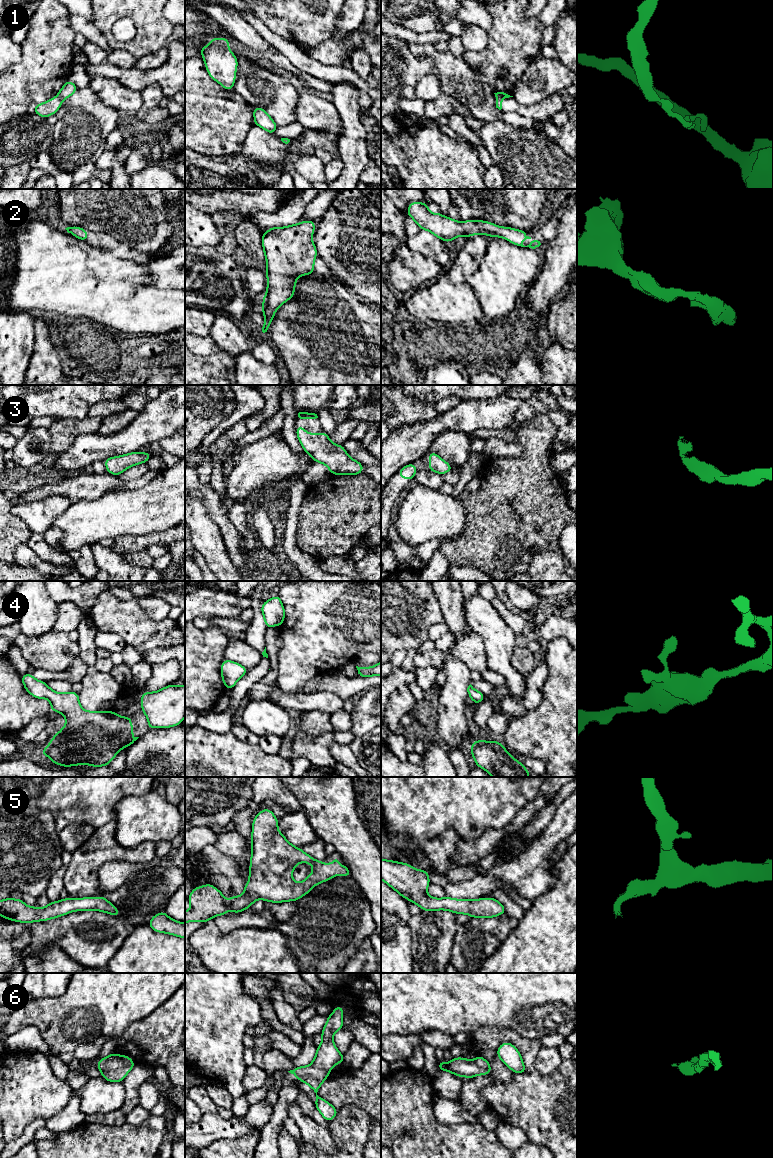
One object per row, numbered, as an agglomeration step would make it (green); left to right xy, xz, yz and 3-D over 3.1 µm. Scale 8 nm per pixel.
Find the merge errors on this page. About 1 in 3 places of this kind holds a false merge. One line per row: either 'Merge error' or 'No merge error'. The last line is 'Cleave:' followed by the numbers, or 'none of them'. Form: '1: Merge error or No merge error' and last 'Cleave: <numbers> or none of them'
1: Merge error
2: No merge error
3: No merge error
4: No merge error
5: No merge error
6: No merge error
Cleave: 1

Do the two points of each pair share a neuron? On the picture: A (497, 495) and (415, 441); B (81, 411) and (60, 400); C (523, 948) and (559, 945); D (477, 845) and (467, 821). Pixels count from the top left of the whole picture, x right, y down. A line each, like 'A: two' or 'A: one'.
A: two
B: one
C: one
D: two

